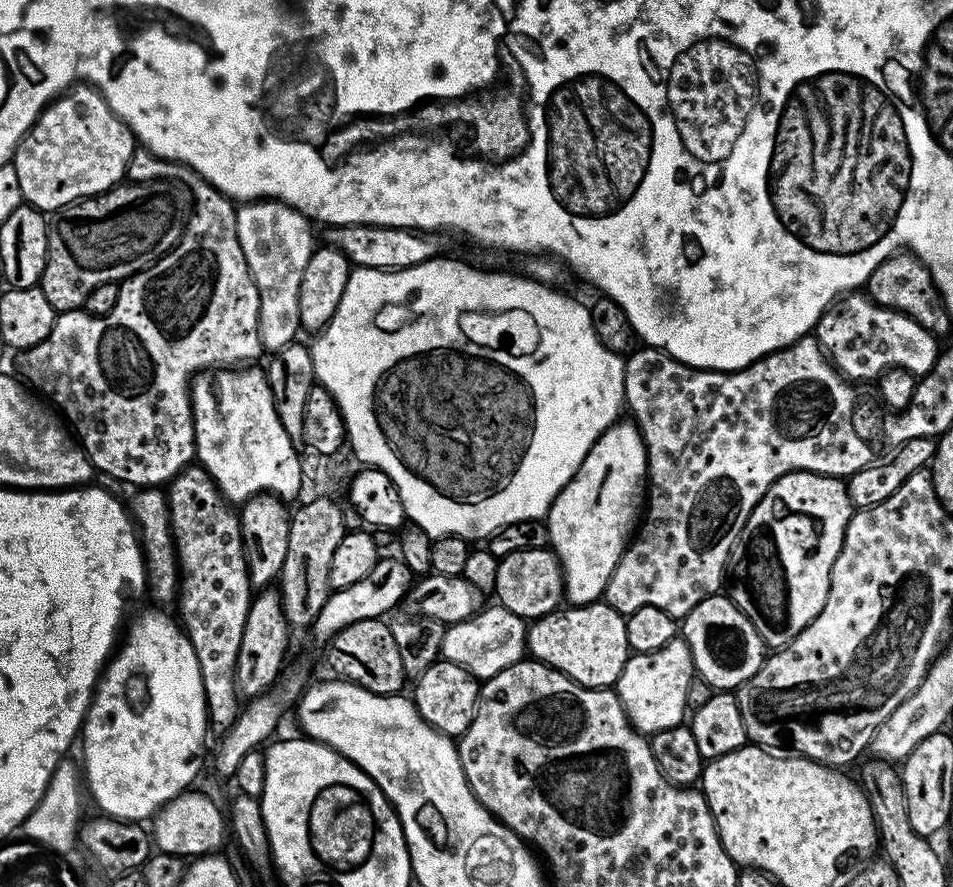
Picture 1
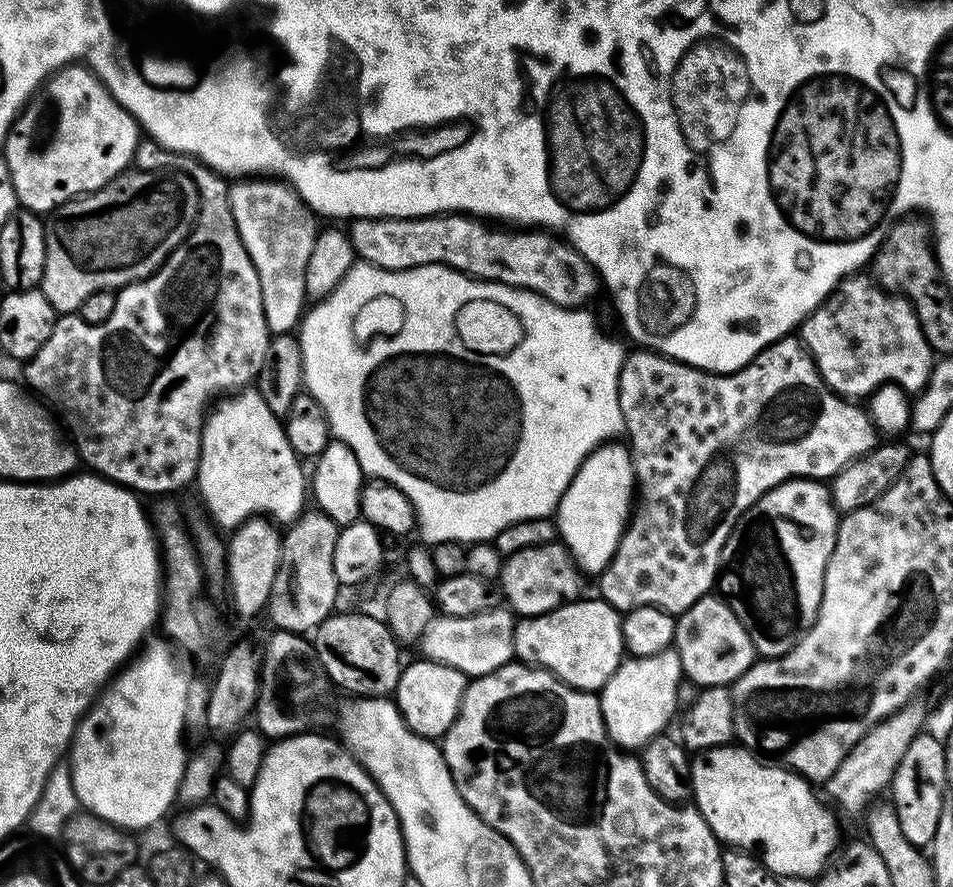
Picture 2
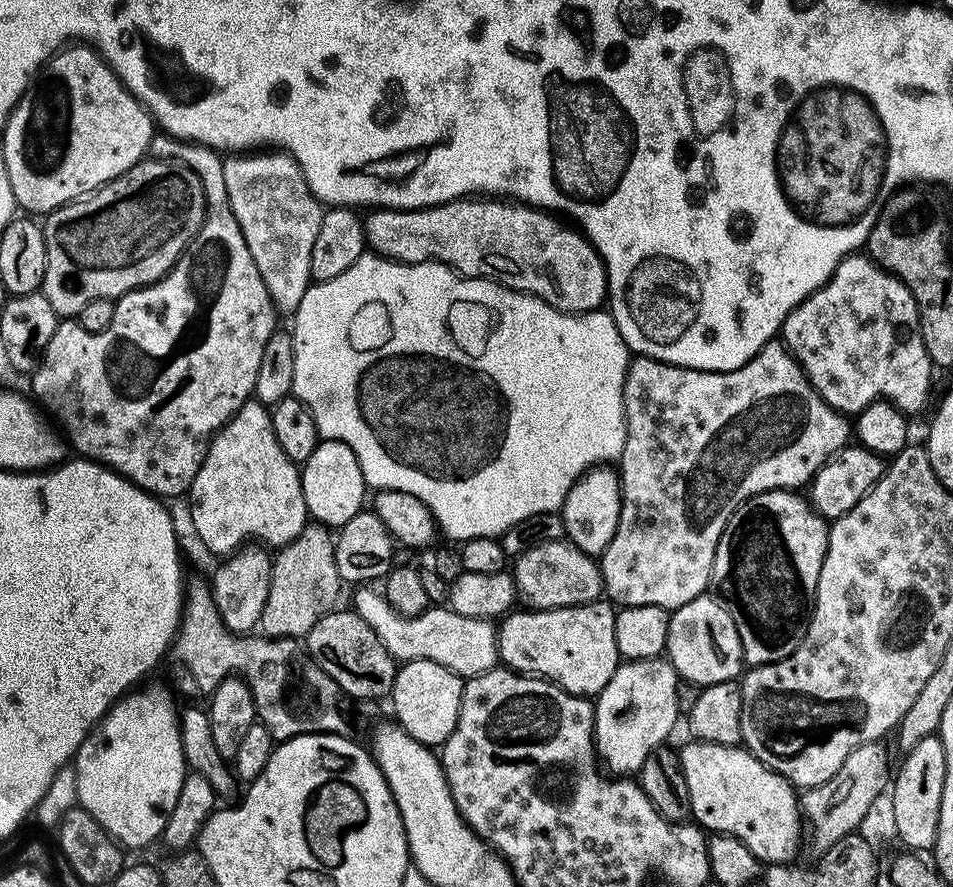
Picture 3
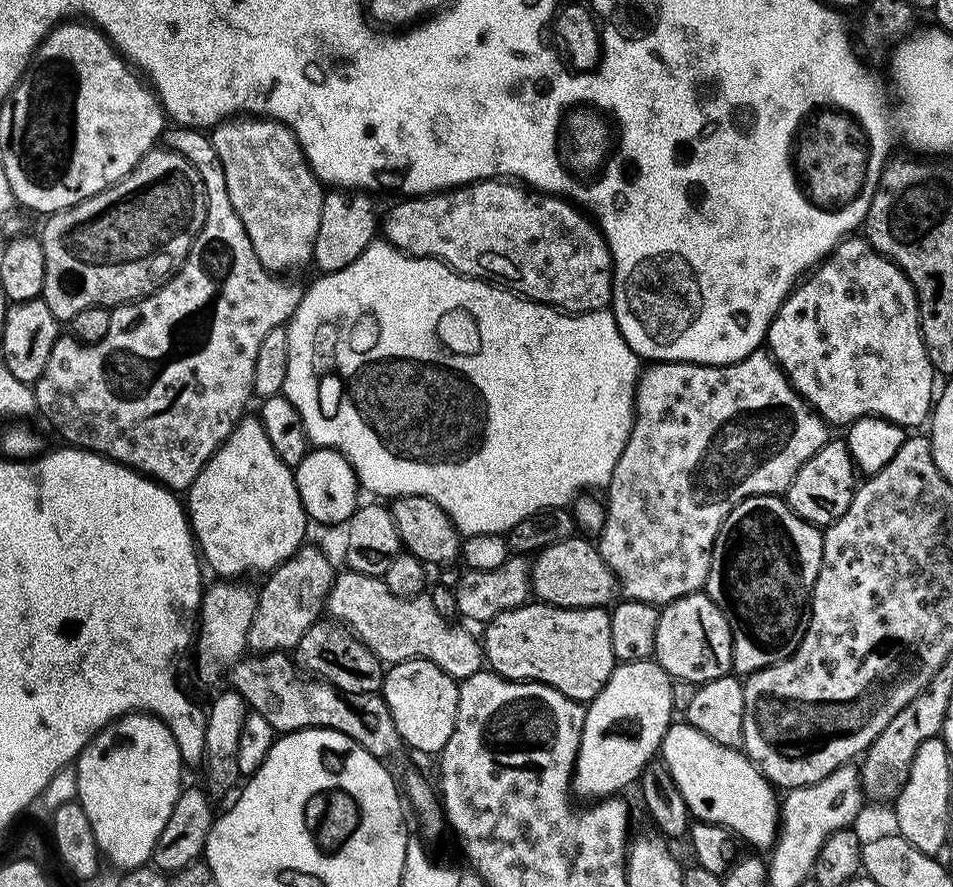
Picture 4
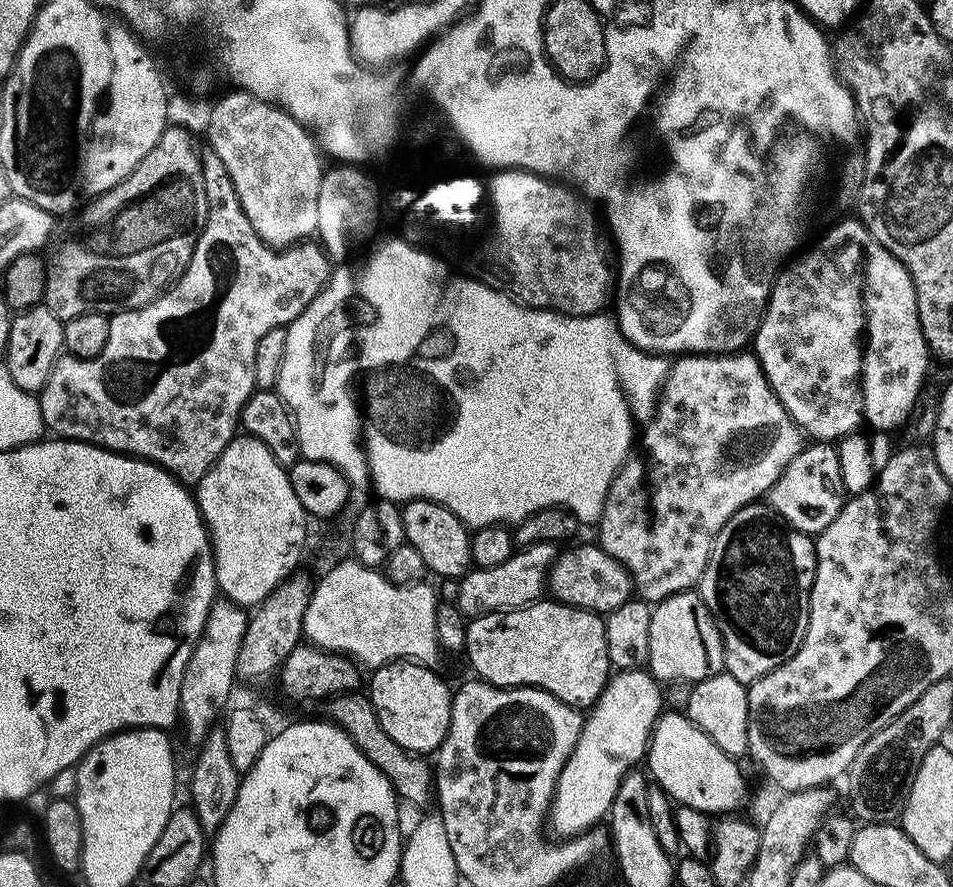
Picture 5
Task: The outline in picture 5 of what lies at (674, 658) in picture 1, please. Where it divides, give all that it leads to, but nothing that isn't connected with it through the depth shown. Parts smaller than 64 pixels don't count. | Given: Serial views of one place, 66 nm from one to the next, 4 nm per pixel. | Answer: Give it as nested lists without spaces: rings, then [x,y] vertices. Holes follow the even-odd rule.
[[[637,670],[634,672],[617,671],[608,681],[604,692],[596,703],[592,705],[587,713],[588,721],[583,721],[579,729],[576,745],[572,747],[570,755],[561,763],[560,776],[556,779],[556,793],[552,795],[550,805],[550,824],[557,832],[557,837],[571,838],[579,836],[580,833],[597,827],[601,823],[600,819],[607,817],[612,810],[614,794],[618,794],[618,786],[627,772],[633,771],[636,764],[645,759],[648,741],[652,738],[652,730],[656,727],[656,721],[662,715],[665,707],[664,692],[661,681],[657,680],[651,672],[647,670]],[[636,728],[636,740],[640,744],[608,744],[608,740],[624,740]]]

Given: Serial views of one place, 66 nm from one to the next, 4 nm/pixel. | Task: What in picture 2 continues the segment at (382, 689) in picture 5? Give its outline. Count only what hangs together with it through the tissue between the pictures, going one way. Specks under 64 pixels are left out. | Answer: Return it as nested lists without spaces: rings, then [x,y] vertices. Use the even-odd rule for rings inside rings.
[[[417,658],[413,664],[405,663],[400,669],[400,681],[394,693],[394,703],[402,718],[419,736],[442,738],[460,713],[469,677],[463,676],[454,666],[439,664],[433,660]]]

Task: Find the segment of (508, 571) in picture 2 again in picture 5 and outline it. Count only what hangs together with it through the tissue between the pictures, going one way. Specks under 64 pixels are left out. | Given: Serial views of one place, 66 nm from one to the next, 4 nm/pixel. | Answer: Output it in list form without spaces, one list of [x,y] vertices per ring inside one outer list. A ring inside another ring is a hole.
[[[599,543],[575,544],[568,546],[573,548],[565,547],[548,571],[546,588],[551,599],[597,614],[618,610],[622,602],[633,599],[632,576],[626,566],[622,566],[622,562],[610,558],[610,554],[606,554],[606,550]]]

